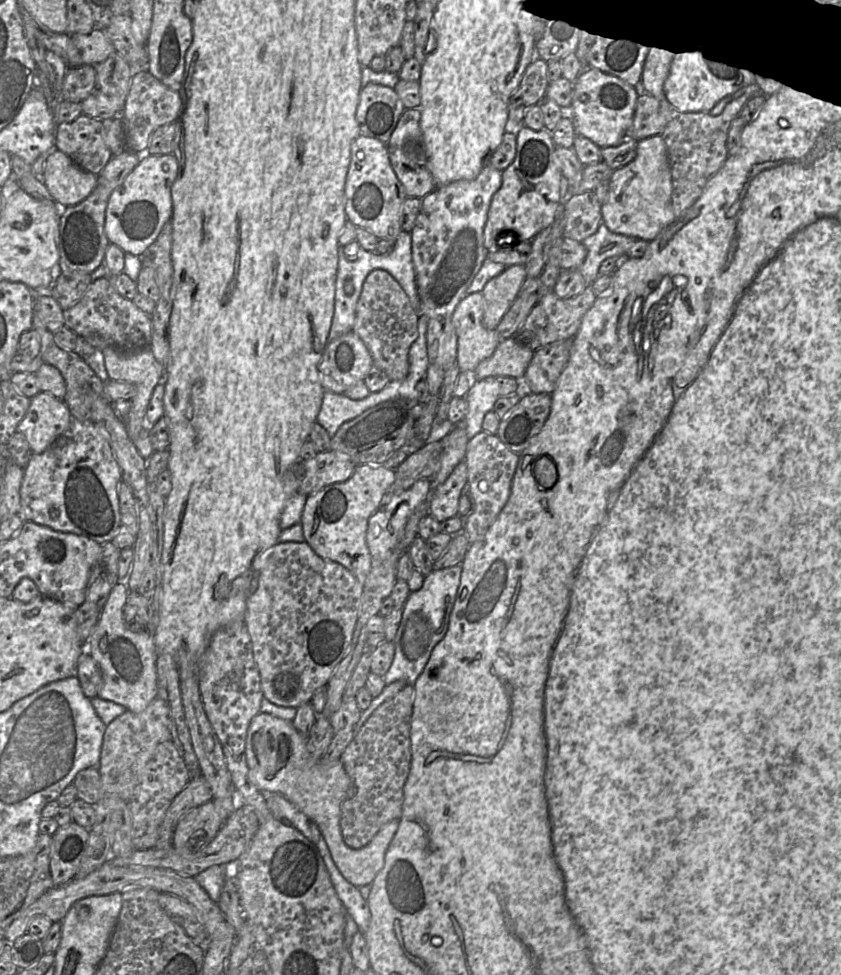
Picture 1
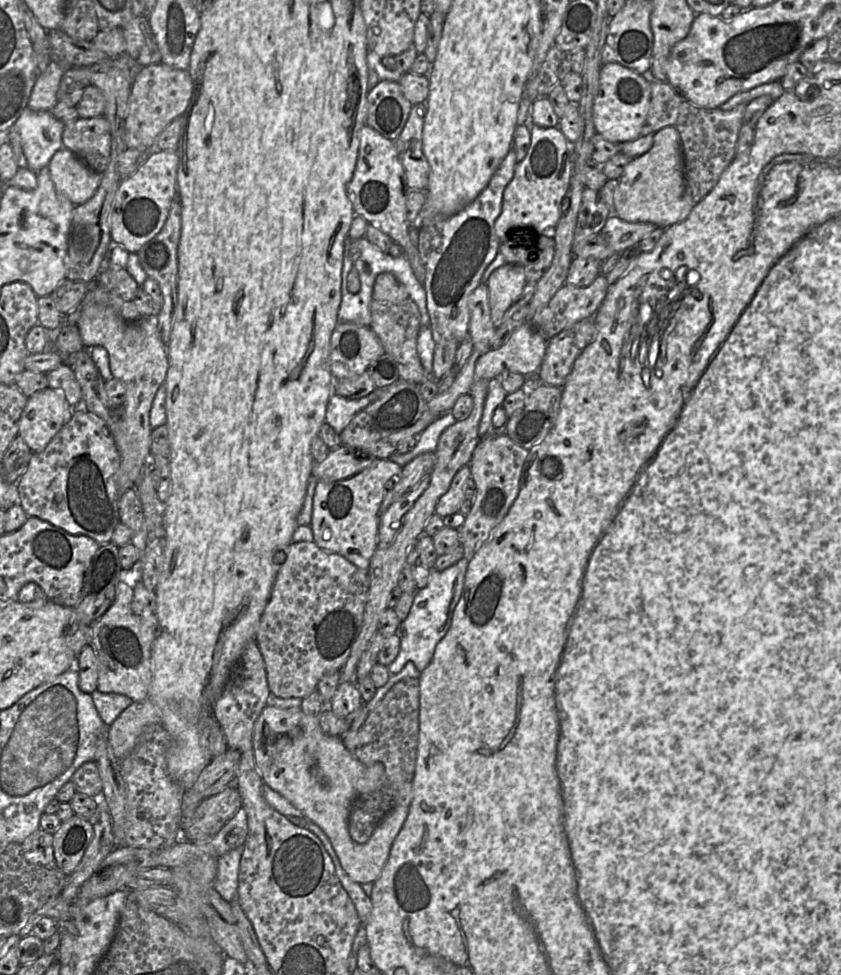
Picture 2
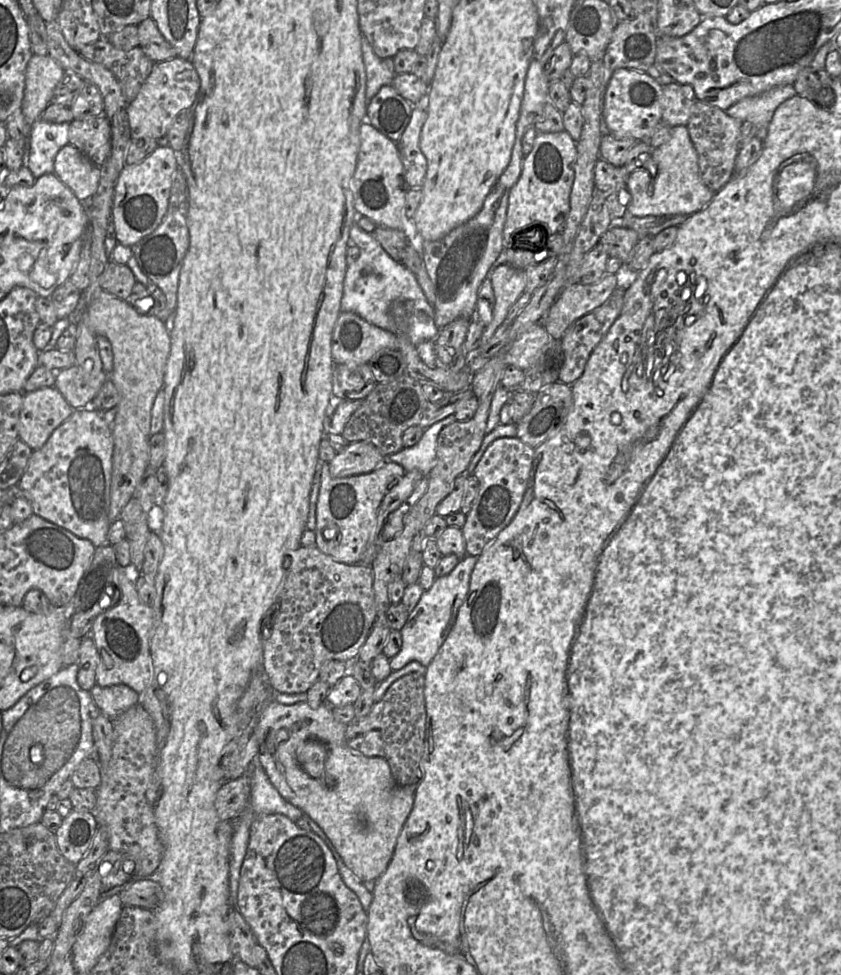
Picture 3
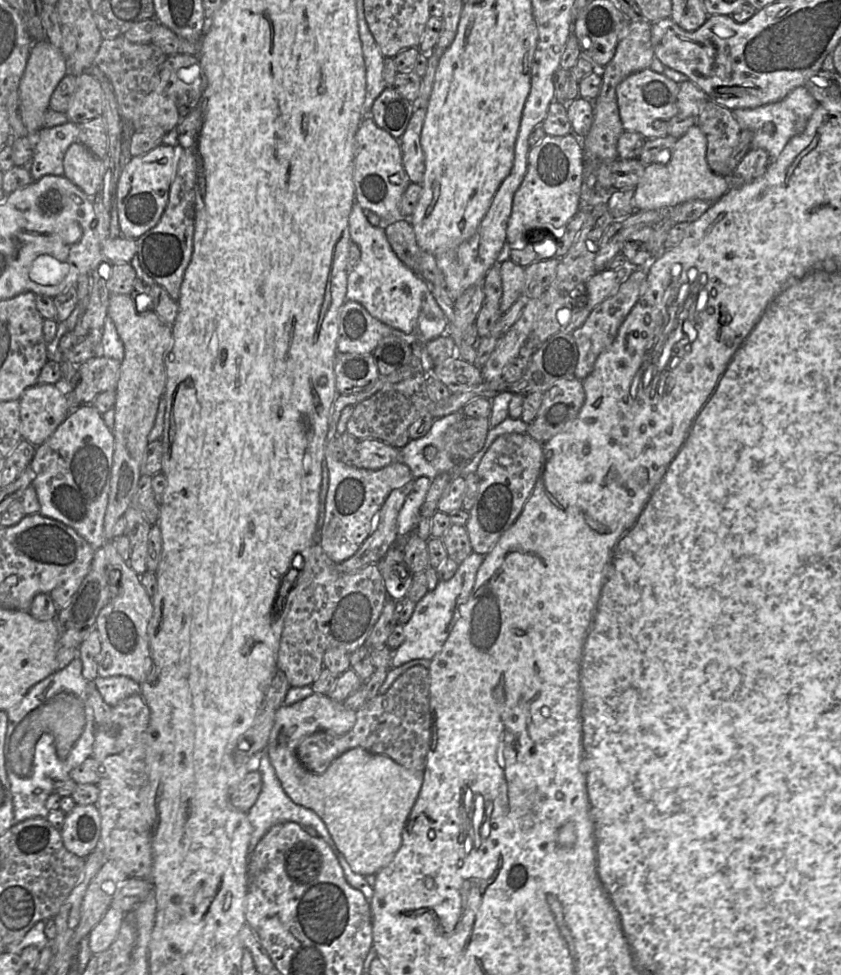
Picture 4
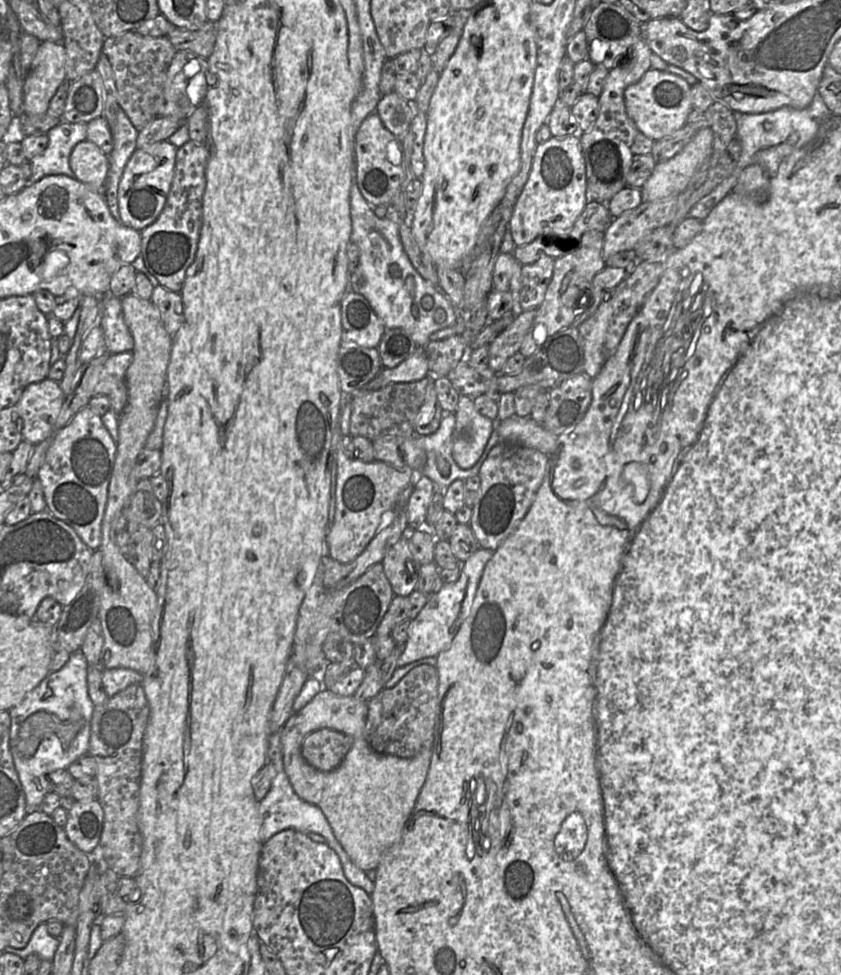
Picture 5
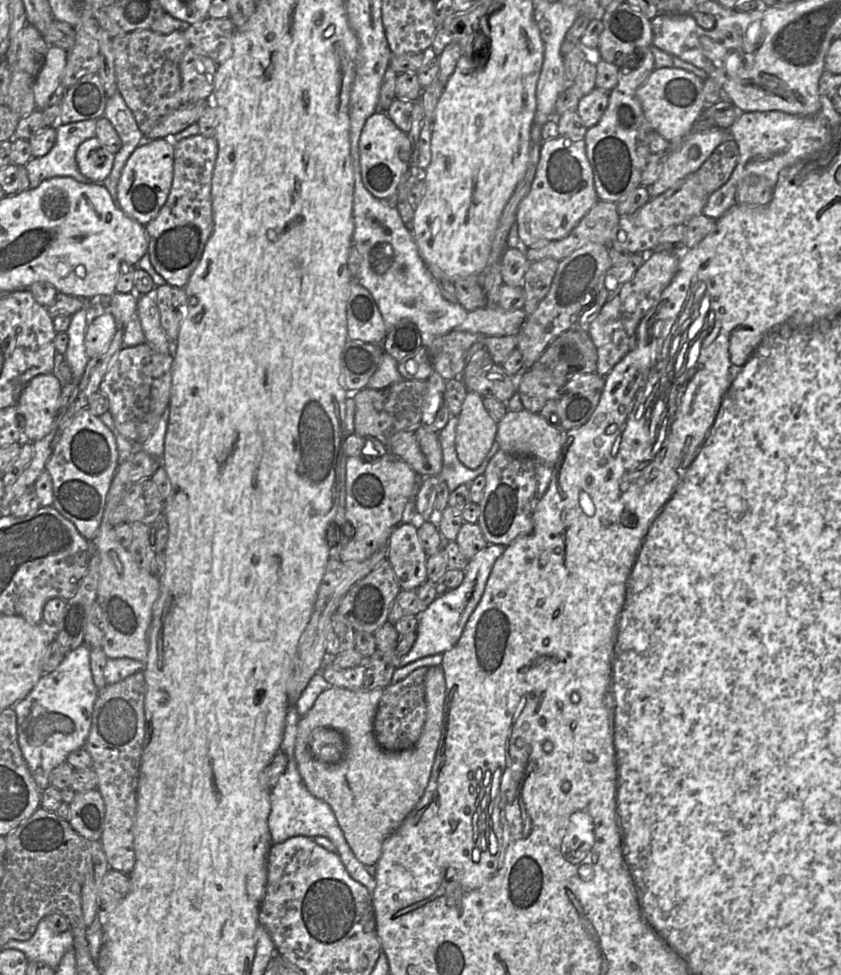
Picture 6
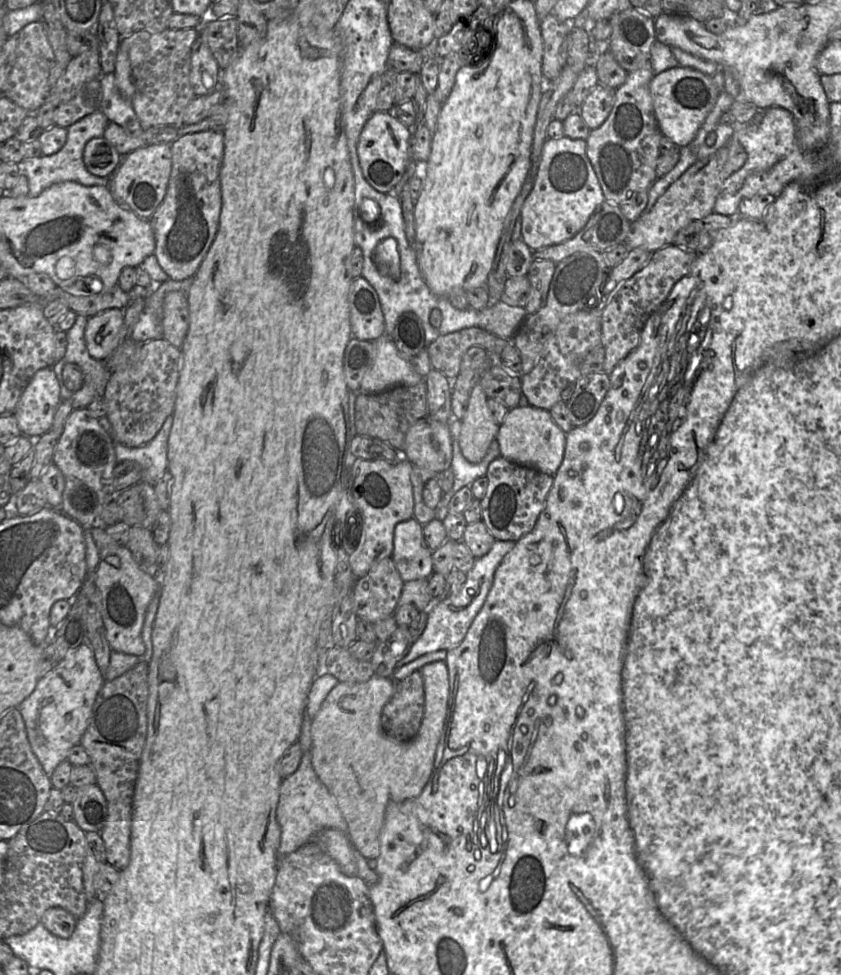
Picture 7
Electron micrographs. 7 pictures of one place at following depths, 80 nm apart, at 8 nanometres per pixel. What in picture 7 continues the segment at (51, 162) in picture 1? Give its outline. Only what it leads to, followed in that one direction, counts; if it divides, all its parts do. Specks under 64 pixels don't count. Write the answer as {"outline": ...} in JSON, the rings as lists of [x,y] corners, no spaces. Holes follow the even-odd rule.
{"outline":[[[103,137],[87,142],[83,151],[86,169],[94,176],[110,177],[118,168],[122,156]]]}

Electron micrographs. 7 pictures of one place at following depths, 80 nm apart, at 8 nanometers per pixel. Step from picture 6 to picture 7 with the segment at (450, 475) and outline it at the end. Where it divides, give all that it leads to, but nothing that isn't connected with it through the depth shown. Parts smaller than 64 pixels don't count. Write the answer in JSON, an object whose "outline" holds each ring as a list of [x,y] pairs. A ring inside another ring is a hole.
{"outline":[[[452,415],[449,430],[452,440],[452,462],[450,468],[454,474],[452,492],[455,493],[464,486],[470,486],[476,479],[486,476],[490,463],[500,456],[500,447],[497,439],[495,439],[483,460],[477,464],[472,464],[464,458],[460,450],[461,421],[457,420],[457,418],[452,418]]]}

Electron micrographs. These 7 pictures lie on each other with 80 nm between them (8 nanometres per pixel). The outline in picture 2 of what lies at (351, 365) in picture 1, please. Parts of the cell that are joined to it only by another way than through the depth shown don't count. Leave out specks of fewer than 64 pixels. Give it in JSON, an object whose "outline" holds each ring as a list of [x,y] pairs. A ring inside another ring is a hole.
{"outline":[[[339,323],[330,340],[331,374],[334,380],[360,375],[384,353],[381,341],[369,327]]]}

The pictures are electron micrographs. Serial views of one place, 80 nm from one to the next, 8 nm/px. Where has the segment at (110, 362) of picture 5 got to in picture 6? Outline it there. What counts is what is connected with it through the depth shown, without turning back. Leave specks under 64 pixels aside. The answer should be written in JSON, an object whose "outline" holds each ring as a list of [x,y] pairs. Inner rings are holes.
{"outline":[[[145,343],[124,347],[100,384],[99,391],[108,398],[108,411],[118,432],[134,444],[142,444],[151,437],[169,407],[173,361],[172,353],[156,352]]]}

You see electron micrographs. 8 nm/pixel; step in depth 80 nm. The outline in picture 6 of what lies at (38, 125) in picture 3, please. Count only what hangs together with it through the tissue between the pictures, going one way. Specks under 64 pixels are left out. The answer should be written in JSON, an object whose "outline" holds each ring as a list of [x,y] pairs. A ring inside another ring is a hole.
{"outline":[[[96,119],[69,124],[57,123],[57,136],[52,149],[42,157],[33,157],[24,165],[29,176],[29,187],[34,189],[44,180],[71,177],[81,183],[92,183],[80,172],[75,154],[87,139],[96,136]]]}

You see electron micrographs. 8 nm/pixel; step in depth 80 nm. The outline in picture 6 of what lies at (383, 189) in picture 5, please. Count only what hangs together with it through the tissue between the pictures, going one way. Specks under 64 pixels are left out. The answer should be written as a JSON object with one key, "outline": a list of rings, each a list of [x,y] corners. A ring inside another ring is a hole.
{"outline":[[[376,110],[365,122],[359,140],[361,176],[365,188],[376,198],[393,196],[410,164],[411,141],[384,111]]]}

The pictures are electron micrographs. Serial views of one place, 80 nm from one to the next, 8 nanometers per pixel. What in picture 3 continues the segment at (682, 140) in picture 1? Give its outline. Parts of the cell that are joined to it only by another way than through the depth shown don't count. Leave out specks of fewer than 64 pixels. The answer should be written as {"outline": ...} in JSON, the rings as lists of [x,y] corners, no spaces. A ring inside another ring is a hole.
{"outline":[[[696,101],[686,125],[689,137],[698,154],[698,168],[702,182],[713,192],[718,192],[733,177],[735,161],[739,151],[740,127],[742,122],[731,116],[726,111]]]}

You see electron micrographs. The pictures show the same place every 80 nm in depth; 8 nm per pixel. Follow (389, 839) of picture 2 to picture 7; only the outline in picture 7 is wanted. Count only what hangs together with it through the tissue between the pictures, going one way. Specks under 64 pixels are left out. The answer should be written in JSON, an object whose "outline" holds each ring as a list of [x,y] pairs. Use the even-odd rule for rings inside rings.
{"outline":[[[445,661],[433,662],[420,669],[424,680],[424,716],[417,735],[408,742],[389,737],[382,729],[381,715],[384,706],[395,692],[393,678],[373,676],[366,682],[338,684],[330,691],[311,723],[312,744],[310,756],[319,780],[334,796],[346,821],[352,846],[365,859],[377,859],[380,854],[380,834],[389,803],[403,802],[421,794],[433,769],[438,744],[442,737],[449,705],[449,676]]]}

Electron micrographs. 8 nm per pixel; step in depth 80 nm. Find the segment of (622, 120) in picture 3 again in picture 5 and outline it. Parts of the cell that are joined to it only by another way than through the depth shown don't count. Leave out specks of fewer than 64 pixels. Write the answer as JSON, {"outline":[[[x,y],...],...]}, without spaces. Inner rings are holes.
{"outline":[[[649,69],[635,84],[630,85],[624,92],[625,107],[628,116],[634,121],[638,131],[657,141],[683,128],[692,111],[691,85],[675,74]]]}

